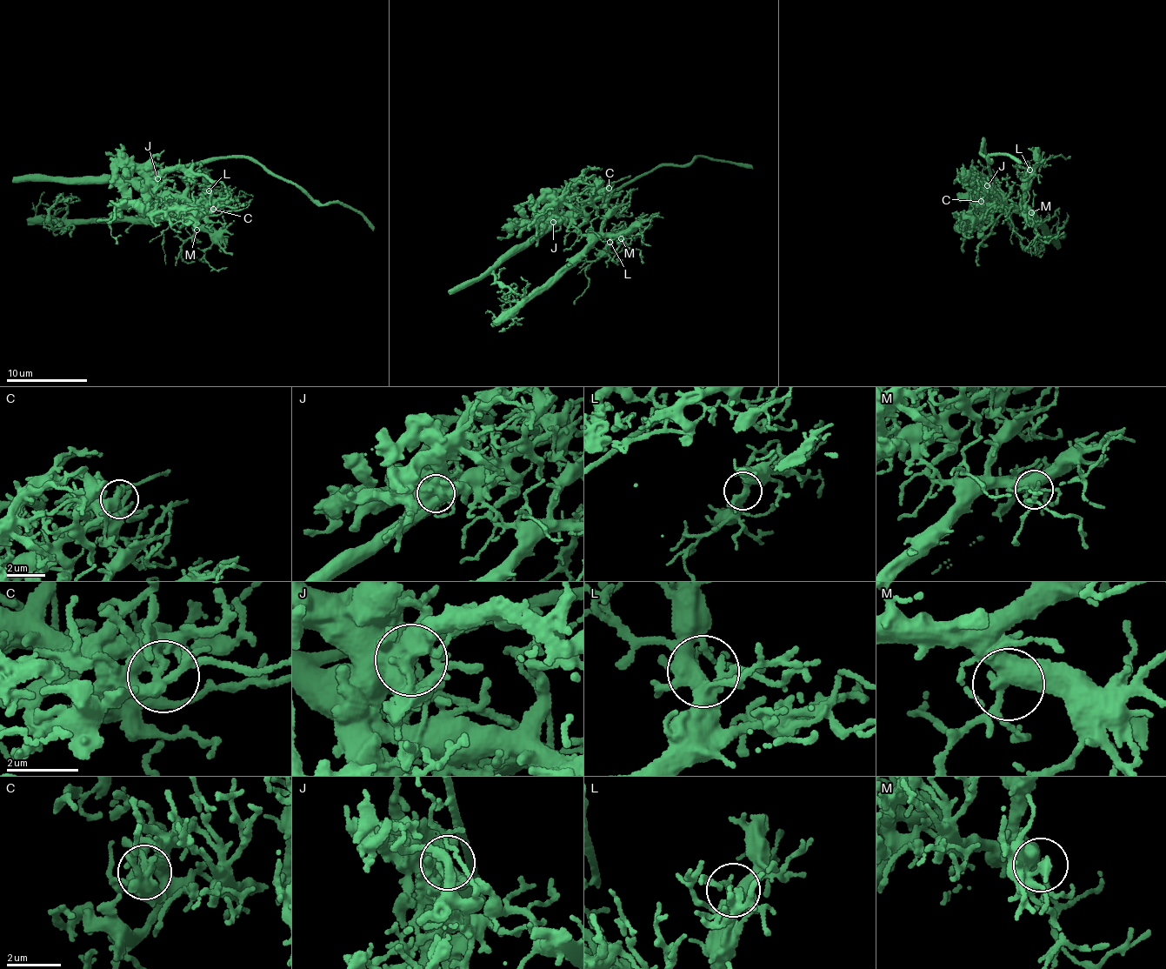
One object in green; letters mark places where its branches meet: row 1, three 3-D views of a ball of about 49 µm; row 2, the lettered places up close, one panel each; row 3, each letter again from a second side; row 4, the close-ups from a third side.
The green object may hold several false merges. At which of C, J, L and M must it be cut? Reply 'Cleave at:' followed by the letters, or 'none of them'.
Cleave at: J

